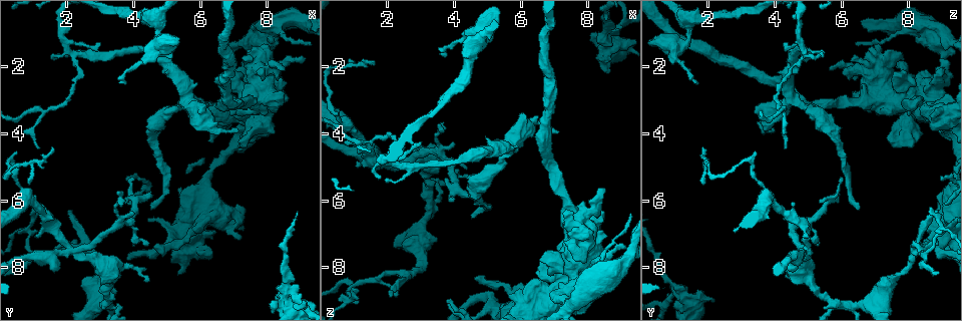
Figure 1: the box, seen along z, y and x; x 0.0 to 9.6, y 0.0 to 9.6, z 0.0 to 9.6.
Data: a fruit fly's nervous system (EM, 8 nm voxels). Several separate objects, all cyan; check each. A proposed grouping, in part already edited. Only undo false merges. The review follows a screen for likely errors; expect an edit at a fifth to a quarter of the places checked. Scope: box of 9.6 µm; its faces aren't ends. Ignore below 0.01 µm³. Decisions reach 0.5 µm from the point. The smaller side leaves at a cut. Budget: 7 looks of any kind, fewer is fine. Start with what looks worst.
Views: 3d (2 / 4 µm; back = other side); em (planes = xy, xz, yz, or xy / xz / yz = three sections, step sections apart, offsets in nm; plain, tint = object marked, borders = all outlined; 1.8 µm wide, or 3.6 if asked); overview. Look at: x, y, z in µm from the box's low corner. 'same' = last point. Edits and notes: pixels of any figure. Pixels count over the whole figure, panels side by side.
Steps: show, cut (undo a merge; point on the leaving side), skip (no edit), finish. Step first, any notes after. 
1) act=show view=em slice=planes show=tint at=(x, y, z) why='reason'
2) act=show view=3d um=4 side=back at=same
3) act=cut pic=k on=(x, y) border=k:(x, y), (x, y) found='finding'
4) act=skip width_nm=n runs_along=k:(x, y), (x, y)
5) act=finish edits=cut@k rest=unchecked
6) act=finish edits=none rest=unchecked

act=show view=em slice=planes show=plain at=(2.70, 7.70, 4.85) why='branch point'

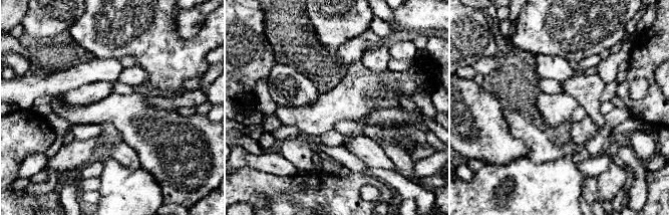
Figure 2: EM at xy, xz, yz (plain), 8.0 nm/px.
act=show view=em slice=planes show=tint at=same

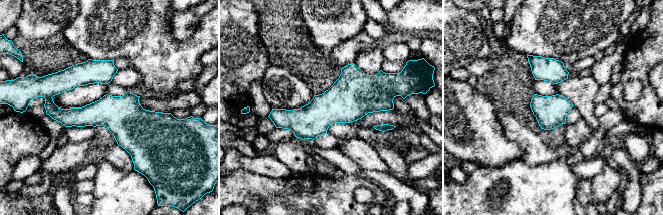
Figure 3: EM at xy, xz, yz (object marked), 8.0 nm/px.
act=cut pic=3 on=(19, 92) border=3:(51, 96), (45, 98) found='a second neuron is stuck on'

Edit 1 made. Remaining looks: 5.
act=show view=3d um=4 at=(4.70, 0.65, 1.45) why='three-way junction'

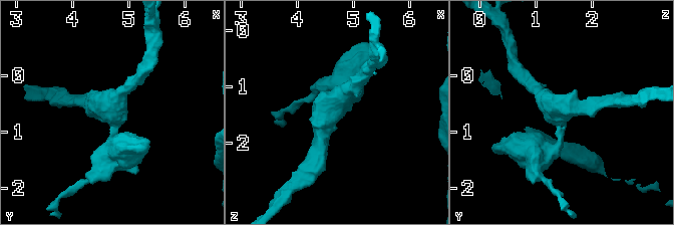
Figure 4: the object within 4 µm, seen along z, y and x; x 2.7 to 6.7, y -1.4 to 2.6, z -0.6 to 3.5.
act=show view=em um=3.6 slice=planes show=tint at=(4.60, 0.65, 1.40) arms=3 arm_widths_nm=220,280,320 why='now the EM'

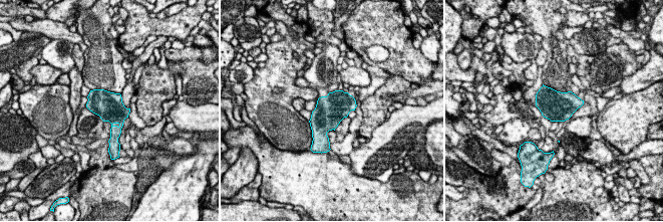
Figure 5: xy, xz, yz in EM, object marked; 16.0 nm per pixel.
act=skip found='all the same neuron'

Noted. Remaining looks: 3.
act=show view=em um=3.6 slice=planes show=tint at=(6.20, 3.30, 8.75) why='thick turns thin'

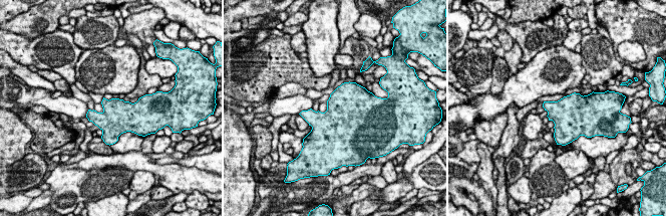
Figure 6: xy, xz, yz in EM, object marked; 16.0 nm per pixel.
act=skip found='one neuron here'

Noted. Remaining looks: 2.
act=finish edits=cut@3 rest=unchecked

